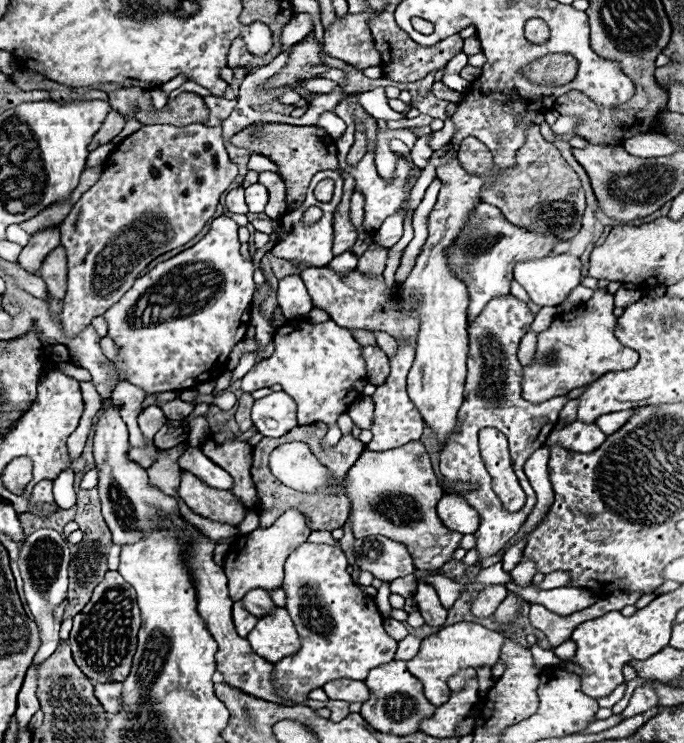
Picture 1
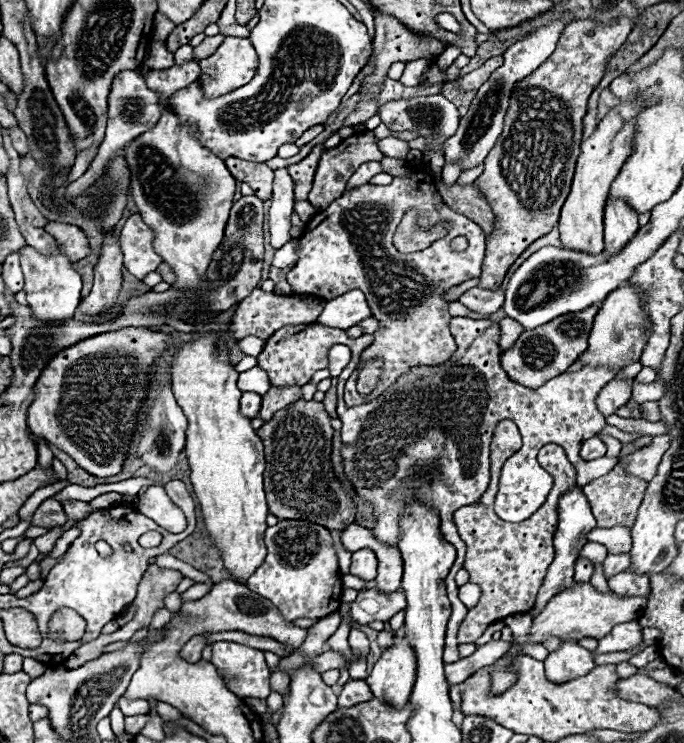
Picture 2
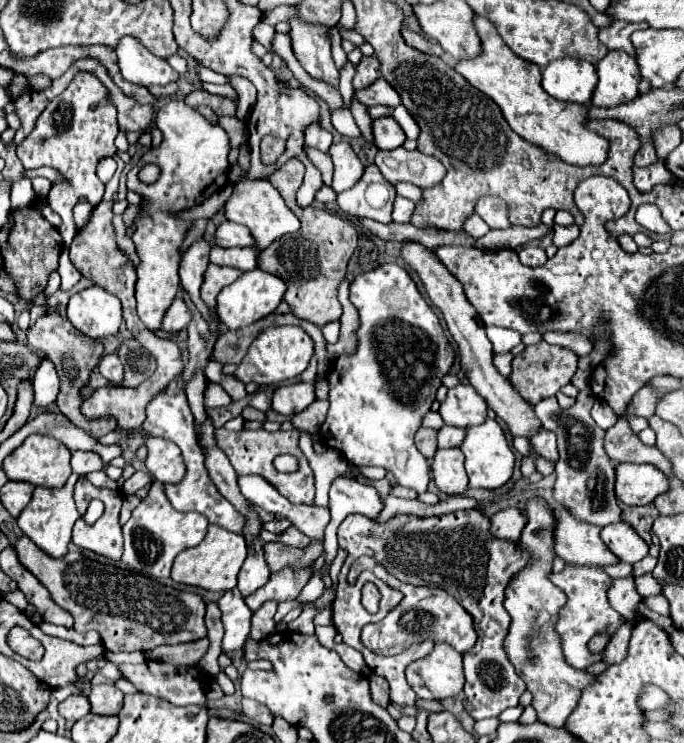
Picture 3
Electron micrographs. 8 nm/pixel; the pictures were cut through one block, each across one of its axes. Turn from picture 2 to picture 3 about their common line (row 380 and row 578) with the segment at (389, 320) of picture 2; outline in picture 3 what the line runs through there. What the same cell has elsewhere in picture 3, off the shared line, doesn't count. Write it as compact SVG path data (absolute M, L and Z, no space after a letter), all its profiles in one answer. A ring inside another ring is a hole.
M362 556L358 558L348 572L348 582L354 584L358 578L358 574L362 570L370 570L374 576L378 576L380 580L384 580L390 588L398 590L404 594L404 598L400 600L400 604L396 608L392 608L388 612L388 616L378 622L378 624L370 624L362 628L362 644L372 650L374 654L382 654L382 656L390 656L390 654L398 654L402 650L408 648L408 644L412 642L422 642L422 640L432 640L432 642L448 642L450 646L454 646L460 654L468 652L470 646L474 646L476 642L476 630L472 626L472 616L458 604L458 600L454 600L446 590L442 588L432 588L432 586L412 586L412 584L404 584L400 580L396 580L392 574L386 572L386 568L382 568L380 564L376 564L376 560Z

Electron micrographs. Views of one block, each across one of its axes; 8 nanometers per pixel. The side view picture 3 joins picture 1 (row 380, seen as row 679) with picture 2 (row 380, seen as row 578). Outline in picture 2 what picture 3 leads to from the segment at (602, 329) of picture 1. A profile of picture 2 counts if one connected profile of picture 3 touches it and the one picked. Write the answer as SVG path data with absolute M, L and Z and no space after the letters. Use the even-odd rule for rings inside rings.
M590 306L582 312L554 318L552 322L536 330L526 330L524 334L520 334L518 342L514 342L514 346L506 350L506 354L502 354L502 368L506 370L510 380L526 388L544 386L548 380L564 374L576 362L576 358L588 348L588 336L596 314L598 314L598 306Z

